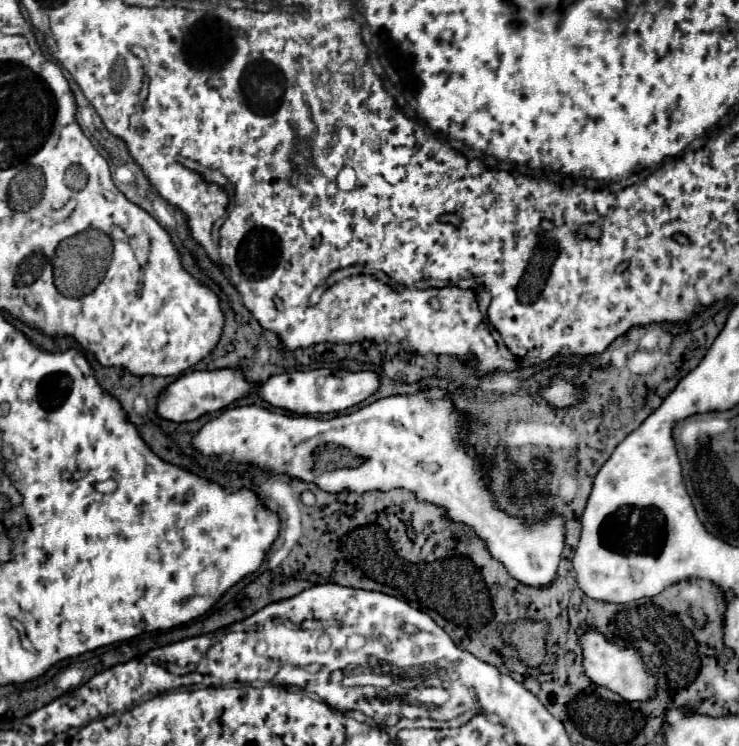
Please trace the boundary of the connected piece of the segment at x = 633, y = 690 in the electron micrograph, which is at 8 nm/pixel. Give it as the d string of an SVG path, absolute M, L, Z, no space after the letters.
M587 630L587 634L581 638L581 646L583 646L583 654L585 654L585 674L599 686L605 686L617 694L621 694L625 700L649 700L655 694L655 676L651 674L651 670L645 668L643 658L637 650L629 648L629 650L621 650L617 644L609 642L603 634L595 632L595 630Z

